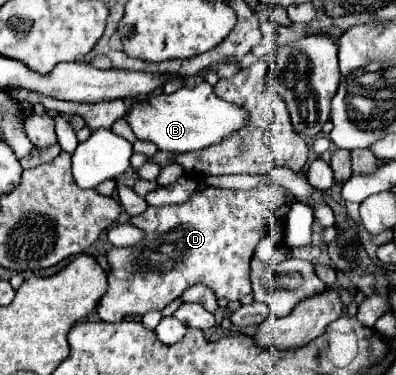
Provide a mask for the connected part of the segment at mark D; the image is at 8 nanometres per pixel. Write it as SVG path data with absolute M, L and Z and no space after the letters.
M264 185L252 191L206 187L202 191L196 191L186 203L148 207L144 213L130 217L130 223L144 231L144 239L130 249L110 247L106 251L106 259L110 265L108 289L98 303L98 317L102 321L122 321L126 315L144 315L150 309L162 311L170 301L180 297L188 287L196 283L204 283L206 287L210 287L218 299L224 297L228 301L240 301L240 297L252 291L248 265L256 245L268 233L268 227L286 219L286 211L292 203L294 195L278 185Z

